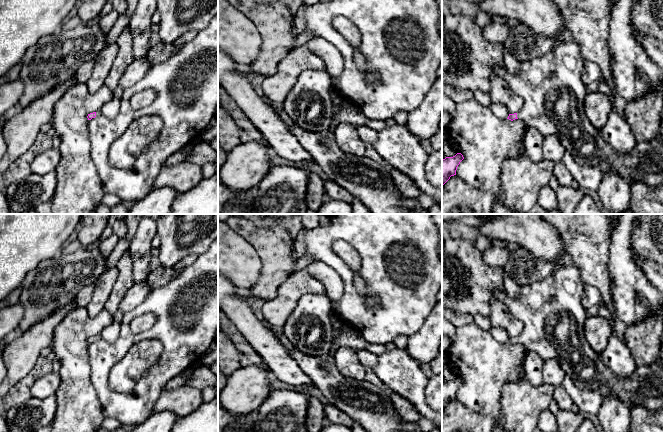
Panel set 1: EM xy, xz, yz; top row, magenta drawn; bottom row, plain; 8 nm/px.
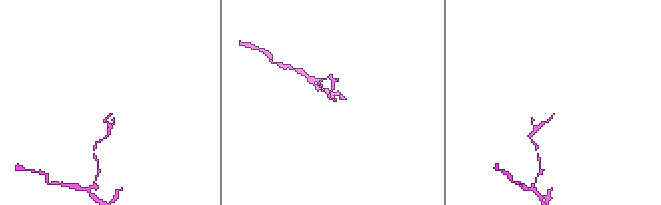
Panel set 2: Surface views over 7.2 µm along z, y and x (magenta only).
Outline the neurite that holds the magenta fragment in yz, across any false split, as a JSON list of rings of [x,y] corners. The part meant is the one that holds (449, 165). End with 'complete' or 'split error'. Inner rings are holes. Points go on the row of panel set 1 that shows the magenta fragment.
[[[461,153],[442,159],[442,185],[444,185],[451,176],[456,175],[457,167],[463,159],[464,157]]]; complete

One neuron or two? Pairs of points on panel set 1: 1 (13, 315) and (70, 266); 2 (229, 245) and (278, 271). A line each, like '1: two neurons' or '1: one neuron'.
1: two neurons
2: two neurons

